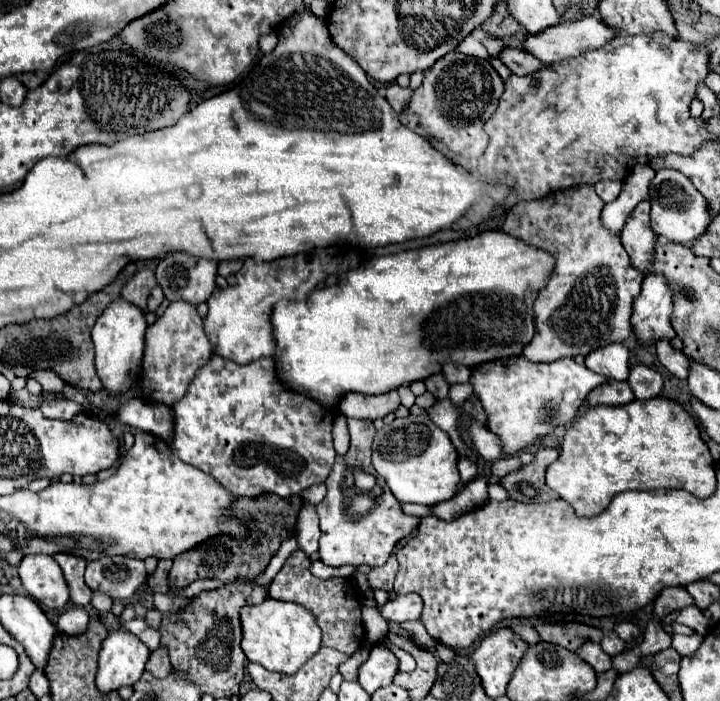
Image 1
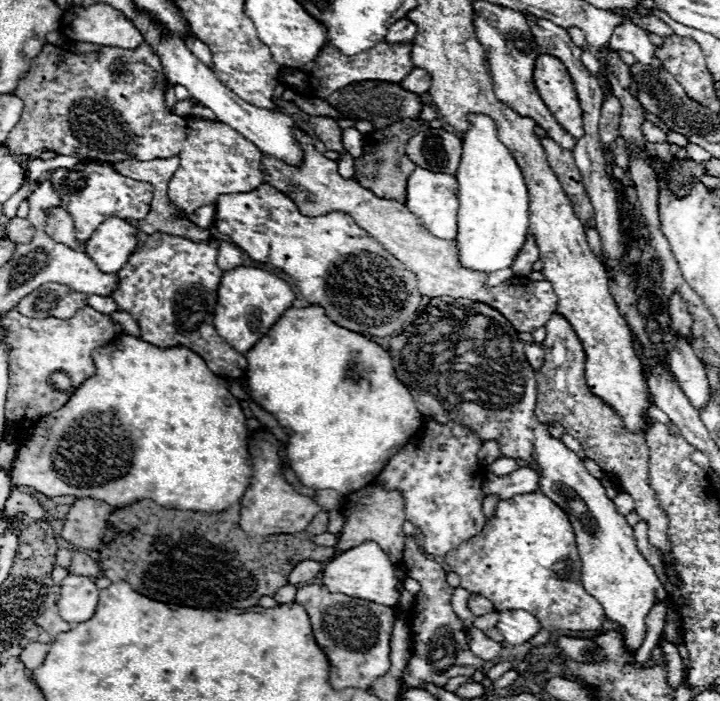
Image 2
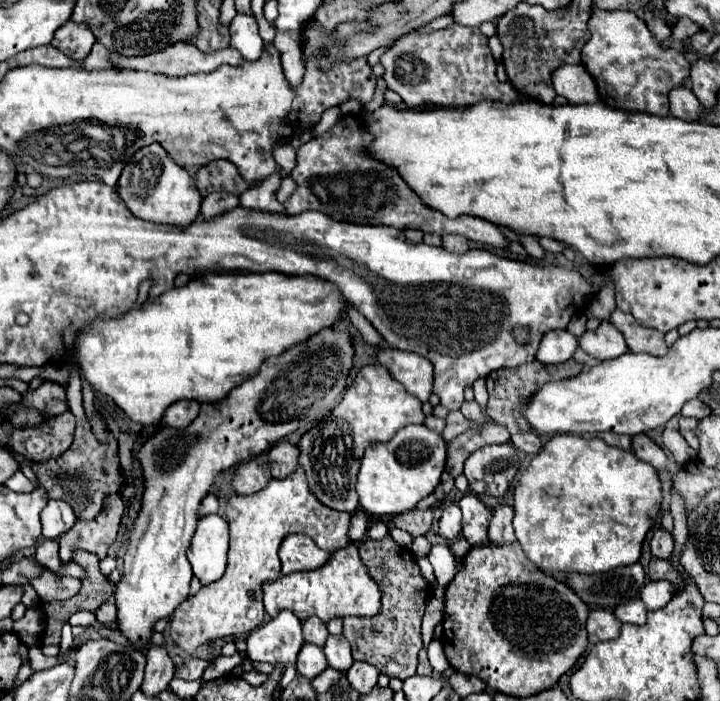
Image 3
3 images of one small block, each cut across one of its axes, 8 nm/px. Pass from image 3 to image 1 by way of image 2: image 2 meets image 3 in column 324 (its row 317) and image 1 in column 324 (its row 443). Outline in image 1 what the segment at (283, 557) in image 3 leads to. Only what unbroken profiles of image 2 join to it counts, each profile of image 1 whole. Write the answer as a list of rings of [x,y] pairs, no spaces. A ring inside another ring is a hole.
[[[294,550],[290,554],[290,558],[286,560],[286,564],[282,566],[282,570],[270,582],[268,594],[270,594],[270,598],[296,602],[296,604],[302,604],[308,610],[312,610],[314,616],[318,618],[318,624],[322,630],[322,646],[334,648],[334,650],[350,656],[352,652],[356,652],[360,648],[360,644],[364,640],[364,626],[362,626],[362,614],[360,614],[362,602],[348,598],[350,582],[346,578],[322,580],[310,572],[310,566],[312,566],[310,556],[306,556],[302,550]]]

